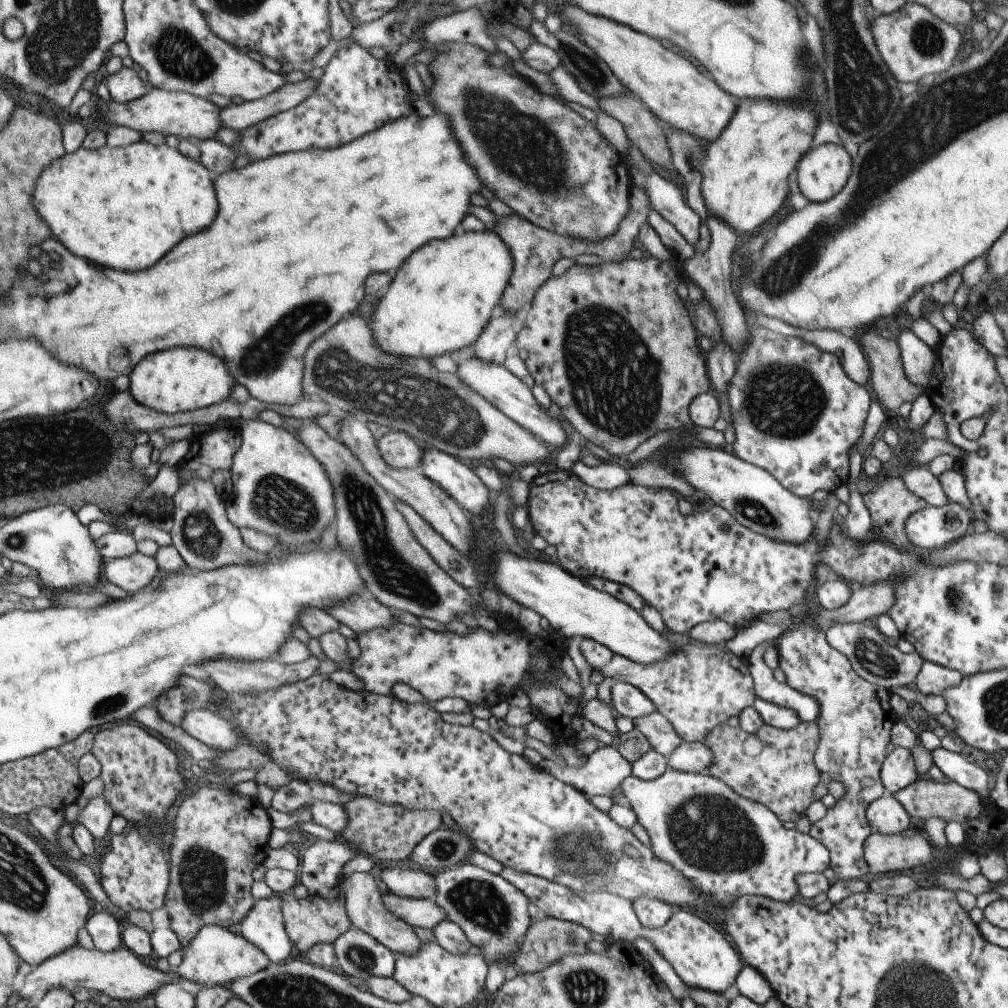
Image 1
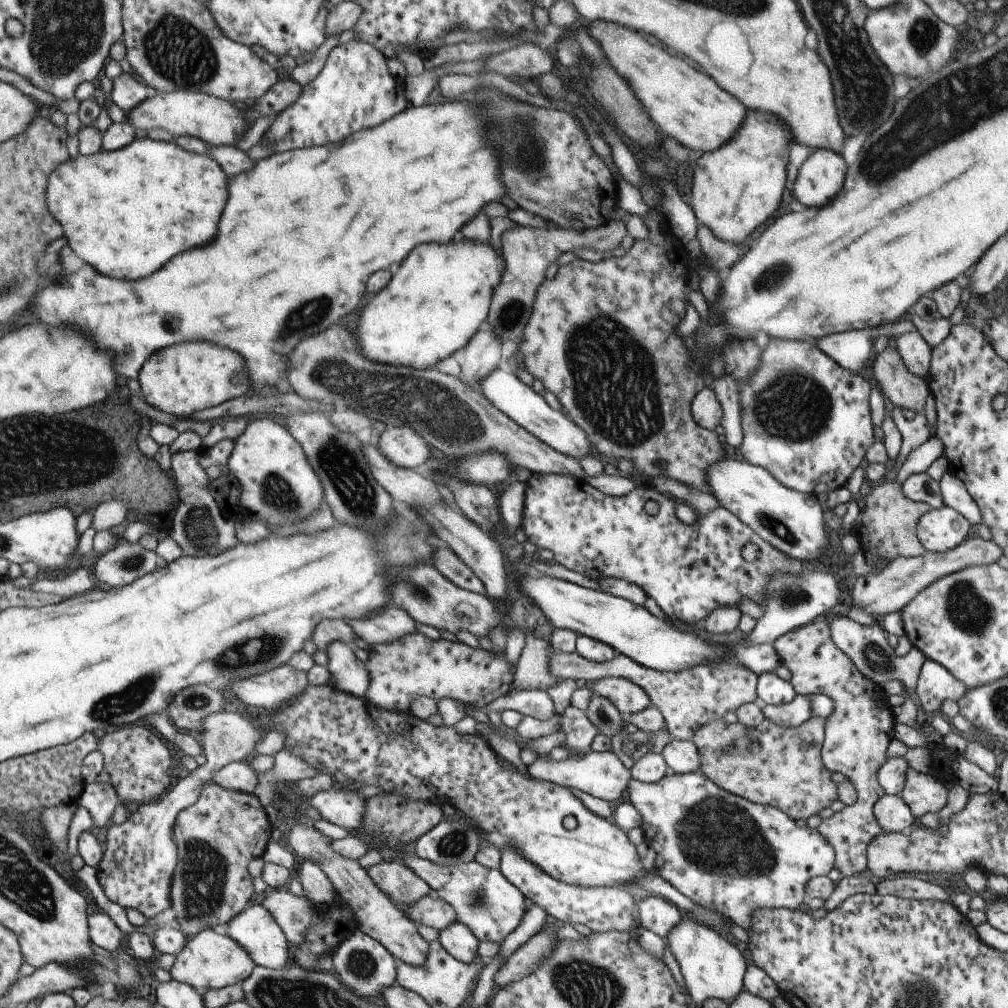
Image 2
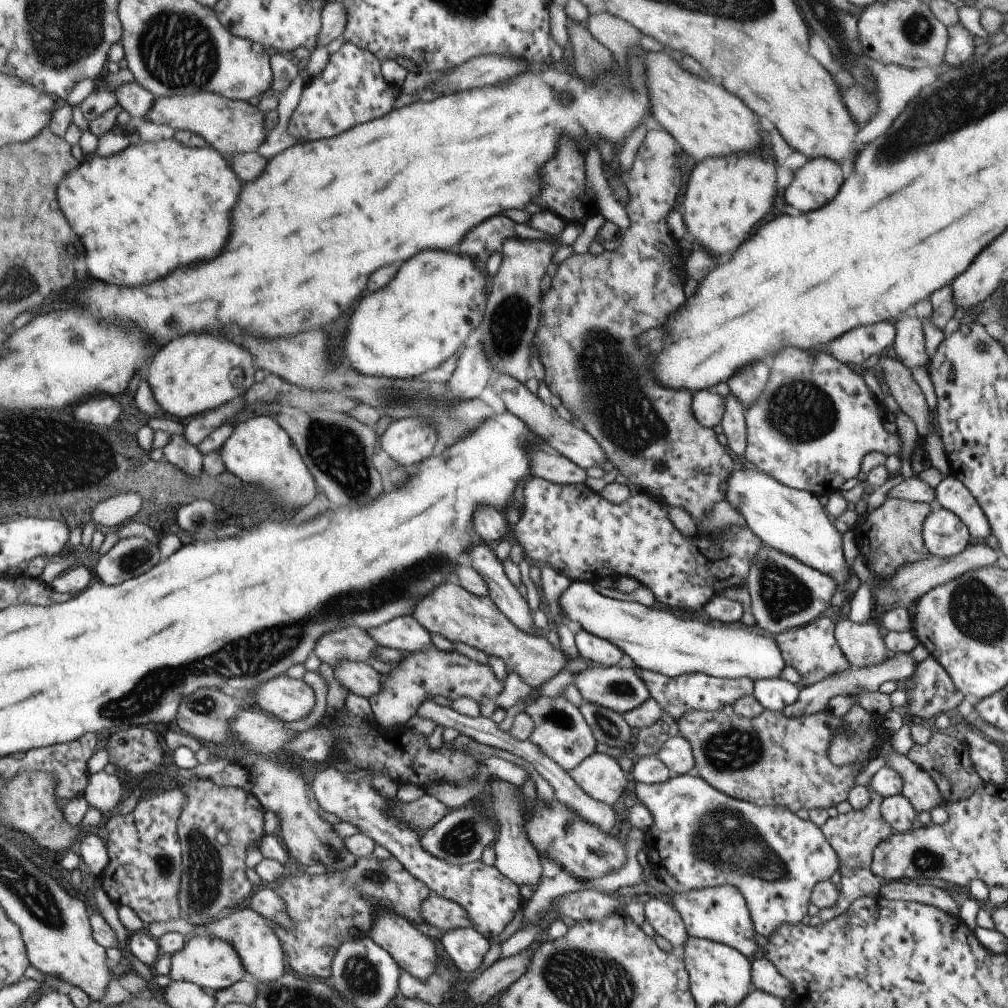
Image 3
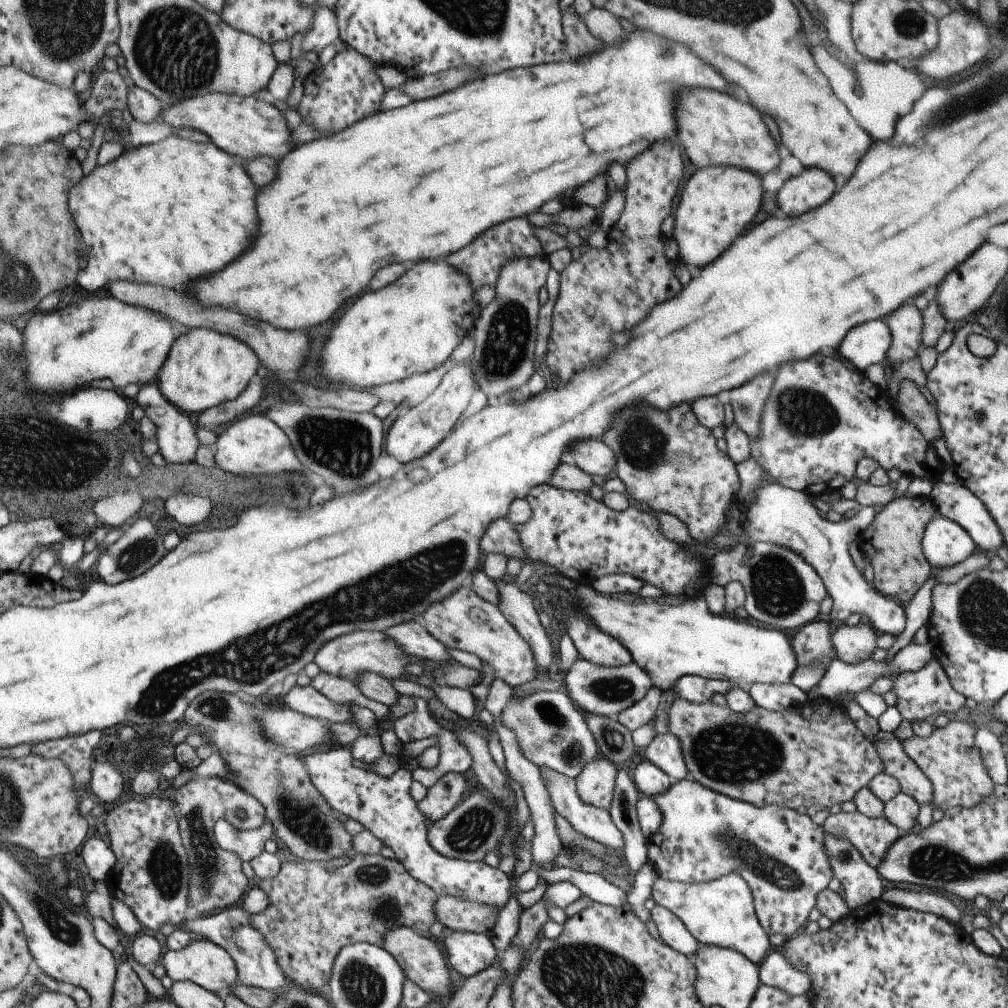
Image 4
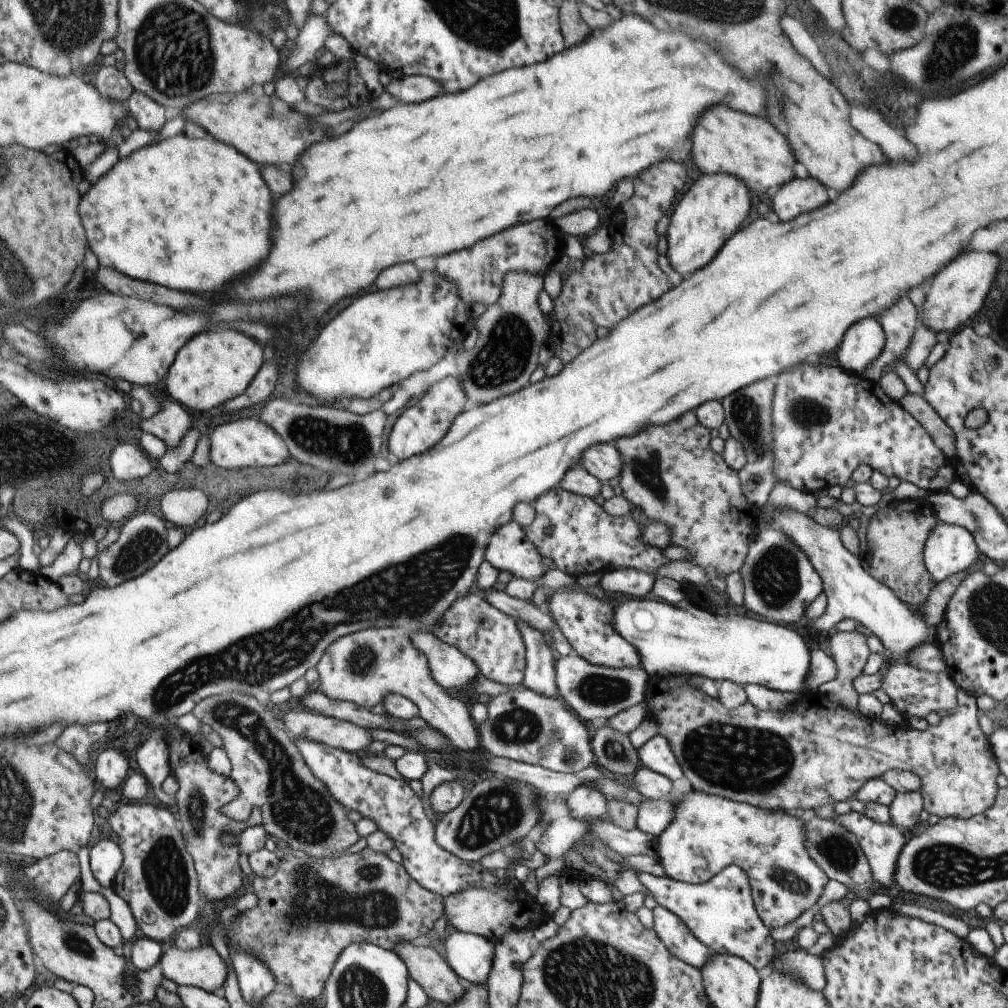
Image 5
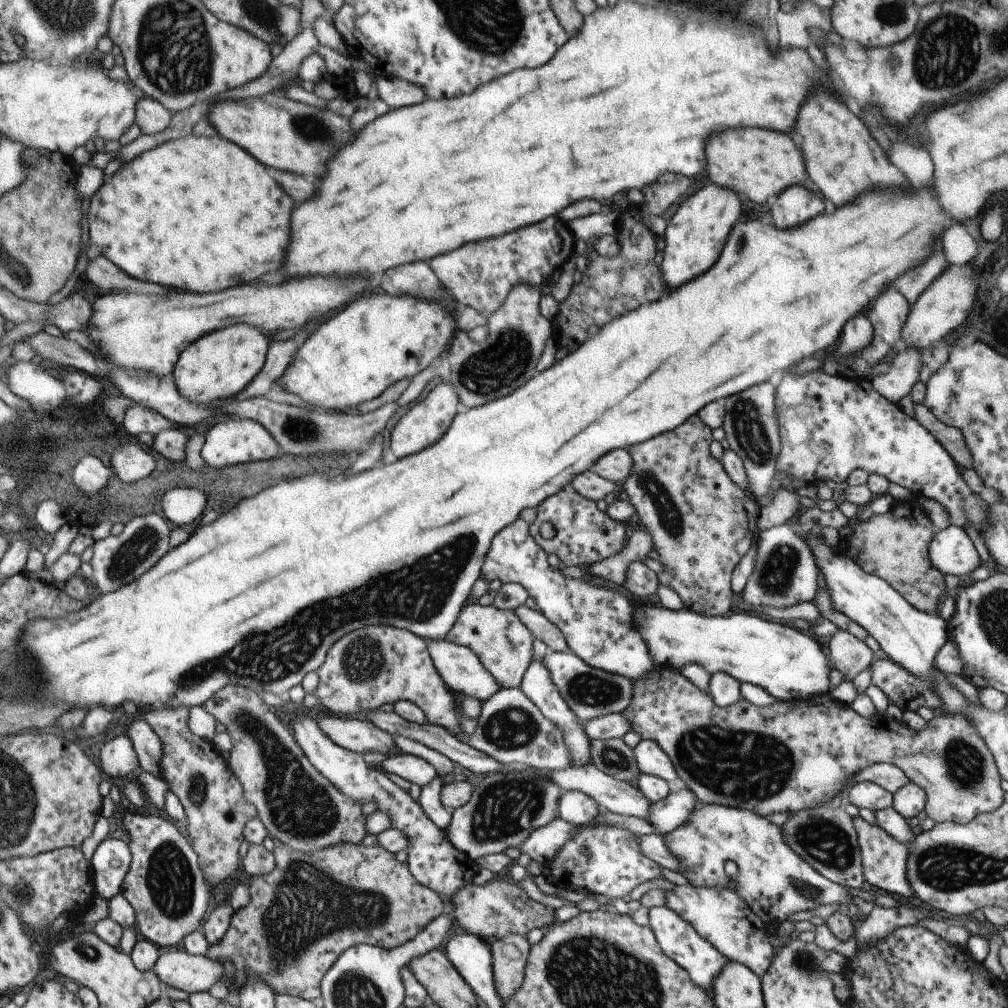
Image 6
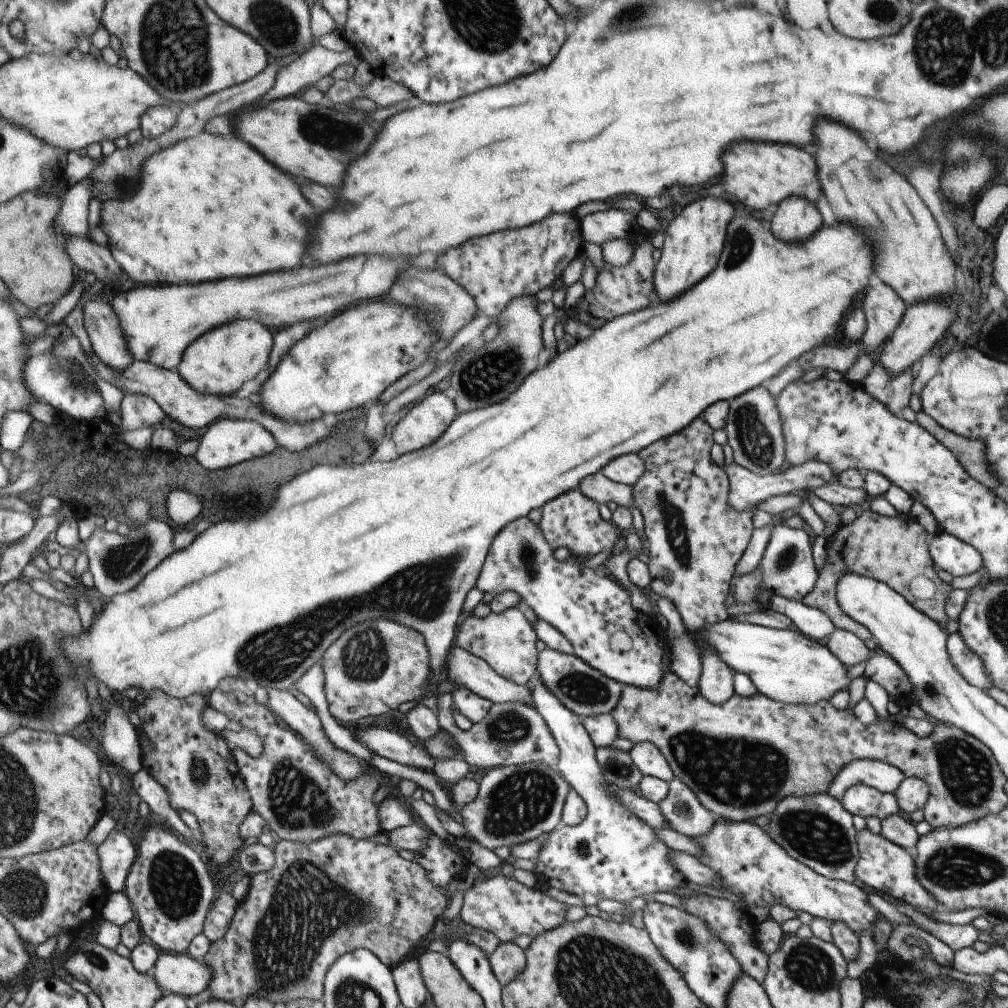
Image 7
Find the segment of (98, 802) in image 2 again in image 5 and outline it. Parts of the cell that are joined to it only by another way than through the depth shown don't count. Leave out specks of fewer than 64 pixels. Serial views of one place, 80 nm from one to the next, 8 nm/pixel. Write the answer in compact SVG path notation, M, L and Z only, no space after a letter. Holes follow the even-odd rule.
M109 748L103 750L96 759L96 776L100 788L123 787L130 777L127 751Z

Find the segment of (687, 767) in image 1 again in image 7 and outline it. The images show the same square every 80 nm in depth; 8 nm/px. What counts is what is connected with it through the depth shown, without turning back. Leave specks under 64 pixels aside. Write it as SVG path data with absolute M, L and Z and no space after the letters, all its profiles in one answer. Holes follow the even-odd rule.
M649 741L635 743L629 750L629 756L641 774L660 778L668 784L673 780L674 774L669 768L665 757Z

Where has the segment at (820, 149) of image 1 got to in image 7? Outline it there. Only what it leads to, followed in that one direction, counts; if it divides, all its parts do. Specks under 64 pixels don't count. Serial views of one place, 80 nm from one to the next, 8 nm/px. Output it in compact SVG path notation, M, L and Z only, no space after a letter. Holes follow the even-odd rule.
M789 196L781 200L771 216L771 232L781 240L803 240L811 236L819 224L821 214L809 200L801 196Z

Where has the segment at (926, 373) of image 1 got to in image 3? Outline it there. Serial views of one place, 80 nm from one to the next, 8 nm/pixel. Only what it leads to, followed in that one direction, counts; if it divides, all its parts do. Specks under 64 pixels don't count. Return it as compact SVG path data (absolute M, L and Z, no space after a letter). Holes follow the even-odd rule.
M911 312L899 316L893 322L896 333L889 352L909 370L917 366L927 367L921 323Z

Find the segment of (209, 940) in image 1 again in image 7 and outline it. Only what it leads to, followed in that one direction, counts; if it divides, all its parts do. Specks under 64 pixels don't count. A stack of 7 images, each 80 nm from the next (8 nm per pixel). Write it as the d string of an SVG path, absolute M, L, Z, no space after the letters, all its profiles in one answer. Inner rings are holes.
M161 952L153 976L163 988L176 995L197 996L212 983L213 969L189 953Z

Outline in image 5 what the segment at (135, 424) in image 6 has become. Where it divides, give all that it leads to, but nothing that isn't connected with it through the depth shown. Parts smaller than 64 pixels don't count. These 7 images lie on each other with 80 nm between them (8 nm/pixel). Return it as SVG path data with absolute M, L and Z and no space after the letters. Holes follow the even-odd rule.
M173 398L160 399L160 409L152 418L144 418L139 424L141 432L152 434L166 444L167 448L175 448L183 442L183 438L193 426L191 412Z

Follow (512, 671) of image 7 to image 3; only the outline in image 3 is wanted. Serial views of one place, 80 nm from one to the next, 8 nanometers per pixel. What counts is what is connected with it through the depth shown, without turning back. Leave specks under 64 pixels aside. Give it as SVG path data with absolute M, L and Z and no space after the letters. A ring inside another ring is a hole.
M447 580L433 587L432 591L423 595L422 599L414 604L410 615L427 632L436 632L450 642L463 642L467 646L482 650L486 655L493 654L500 658L505 664L505 670L507 666L513 668L522 683L530 687L540 686L565 668L570 669L576 675L589 669L590 664L593 664L579 656L568 661L568 658L559 649L553 648L543 636L528 635L520 631L503 616L488 596L475 596L454 581Z

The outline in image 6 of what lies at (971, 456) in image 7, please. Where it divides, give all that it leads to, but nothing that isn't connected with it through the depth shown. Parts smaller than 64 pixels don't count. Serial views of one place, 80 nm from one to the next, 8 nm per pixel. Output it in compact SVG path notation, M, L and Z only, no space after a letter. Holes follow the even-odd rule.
M922 402L913 404L912 408L912 417L932 434L932 438L935 438L948 452L956 466L958 468L972 468L969 451L966 450L962 442L961 431L938 421Z

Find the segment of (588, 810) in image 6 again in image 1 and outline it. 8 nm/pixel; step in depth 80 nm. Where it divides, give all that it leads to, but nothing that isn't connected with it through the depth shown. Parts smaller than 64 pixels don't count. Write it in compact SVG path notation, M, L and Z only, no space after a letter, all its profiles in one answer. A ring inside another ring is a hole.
M604 745L587 756L581 768L565 764L563 768L551 759L542 759L537 766L558 781L570 784L586 798L593 795L607 795L619 791L619 783L630 775L630 762L624 759L614 745Z

